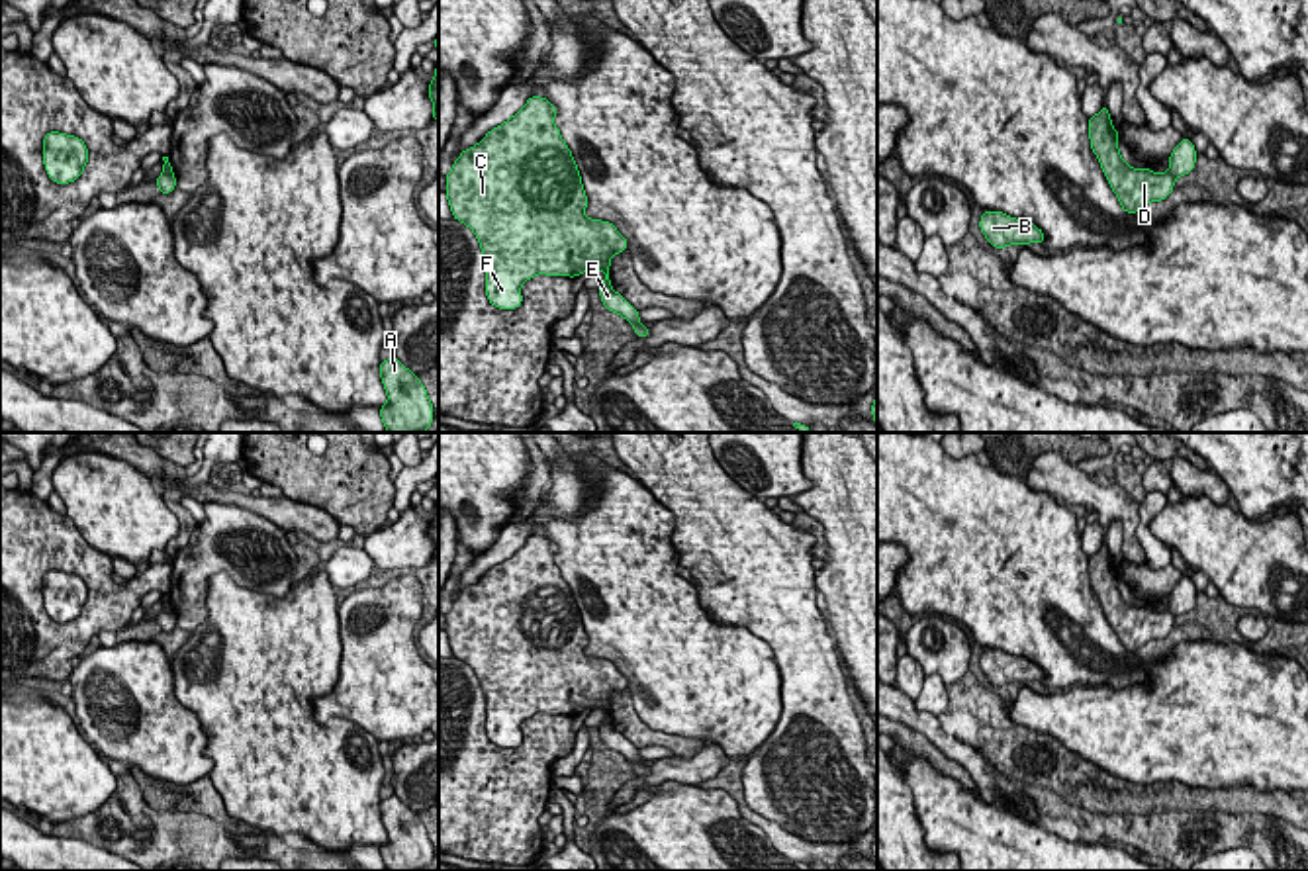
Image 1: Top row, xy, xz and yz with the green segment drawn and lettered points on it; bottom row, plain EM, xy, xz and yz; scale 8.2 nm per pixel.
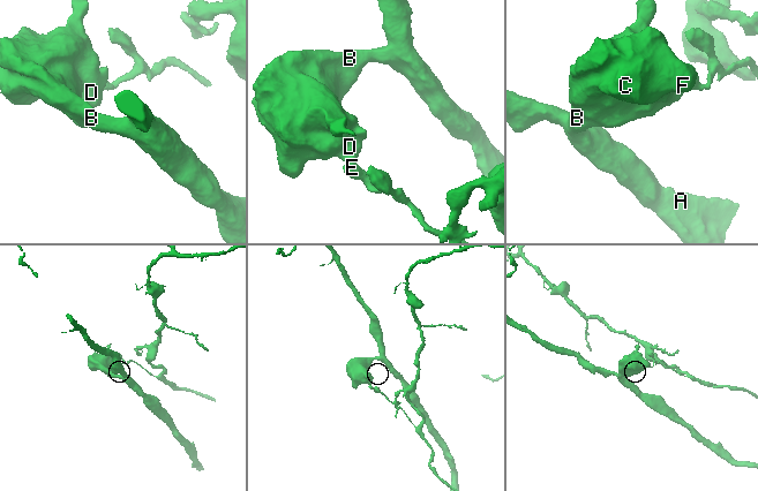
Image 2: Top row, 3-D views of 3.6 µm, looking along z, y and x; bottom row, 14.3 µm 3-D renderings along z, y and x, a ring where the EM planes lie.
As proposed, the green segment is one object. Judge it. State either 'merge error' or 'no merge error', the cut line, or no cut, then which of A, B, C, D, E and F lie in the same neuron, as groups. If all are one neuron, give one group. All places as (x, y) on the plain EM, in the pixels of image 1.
merge error; cut in xz along (604, 723), (609, 725); A B C D F / E

